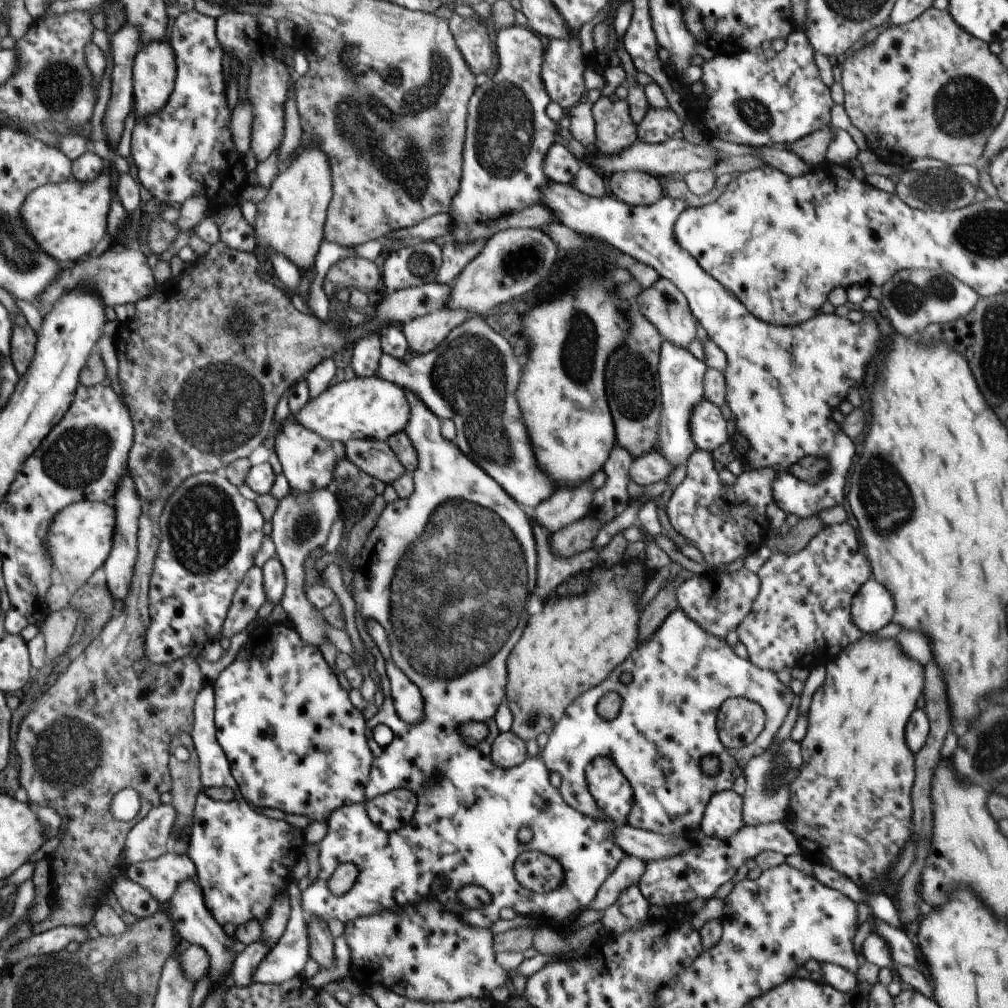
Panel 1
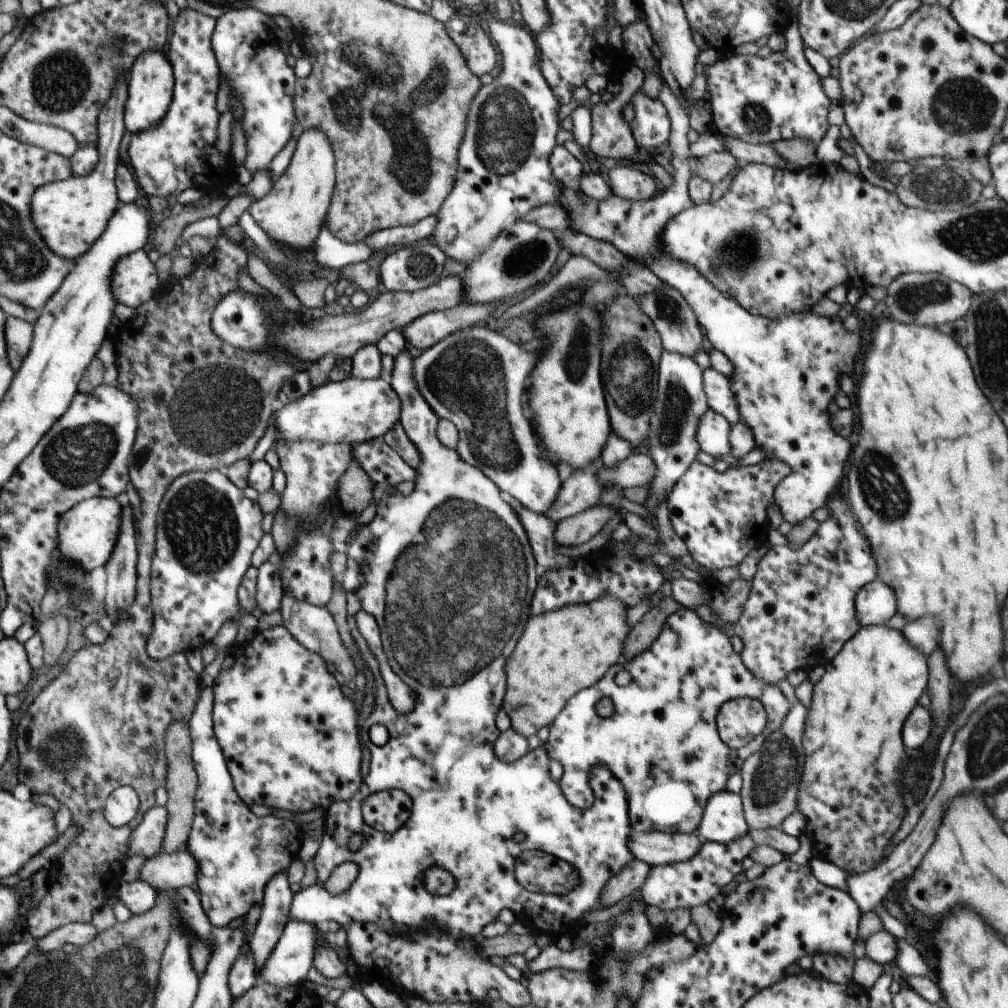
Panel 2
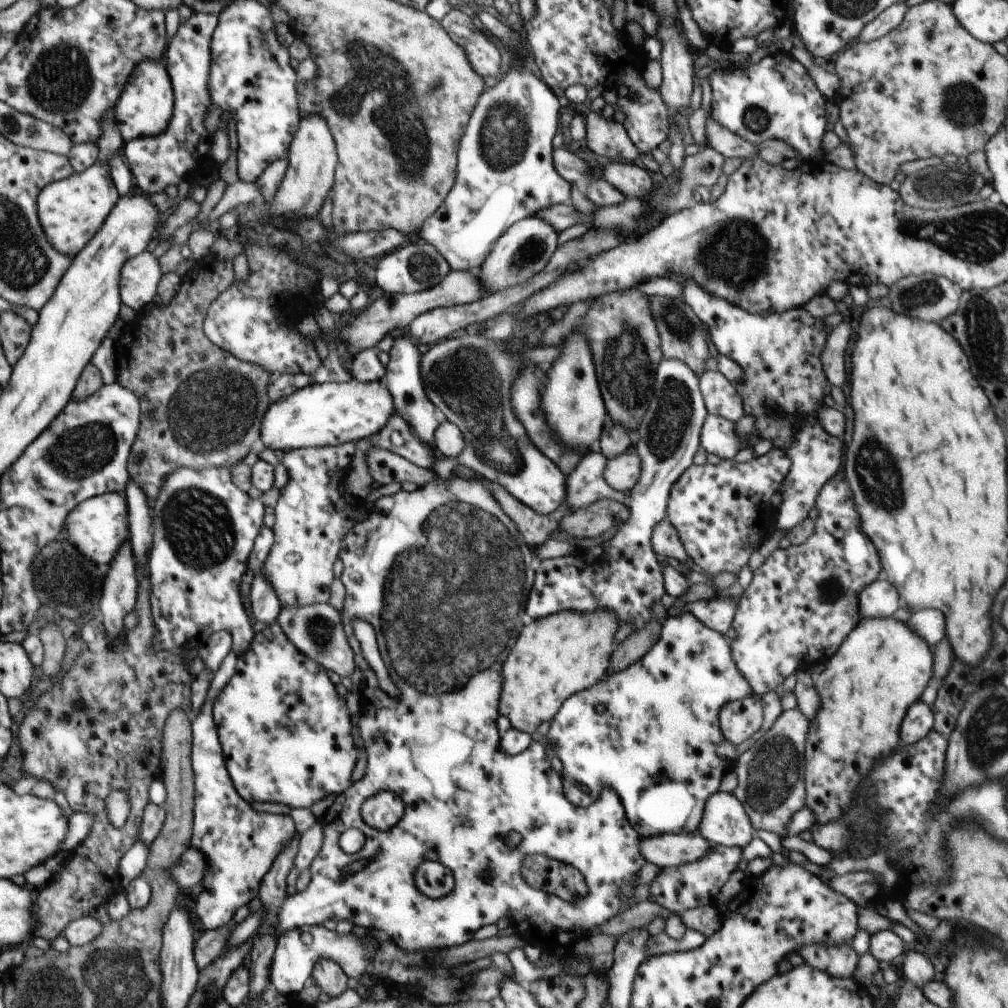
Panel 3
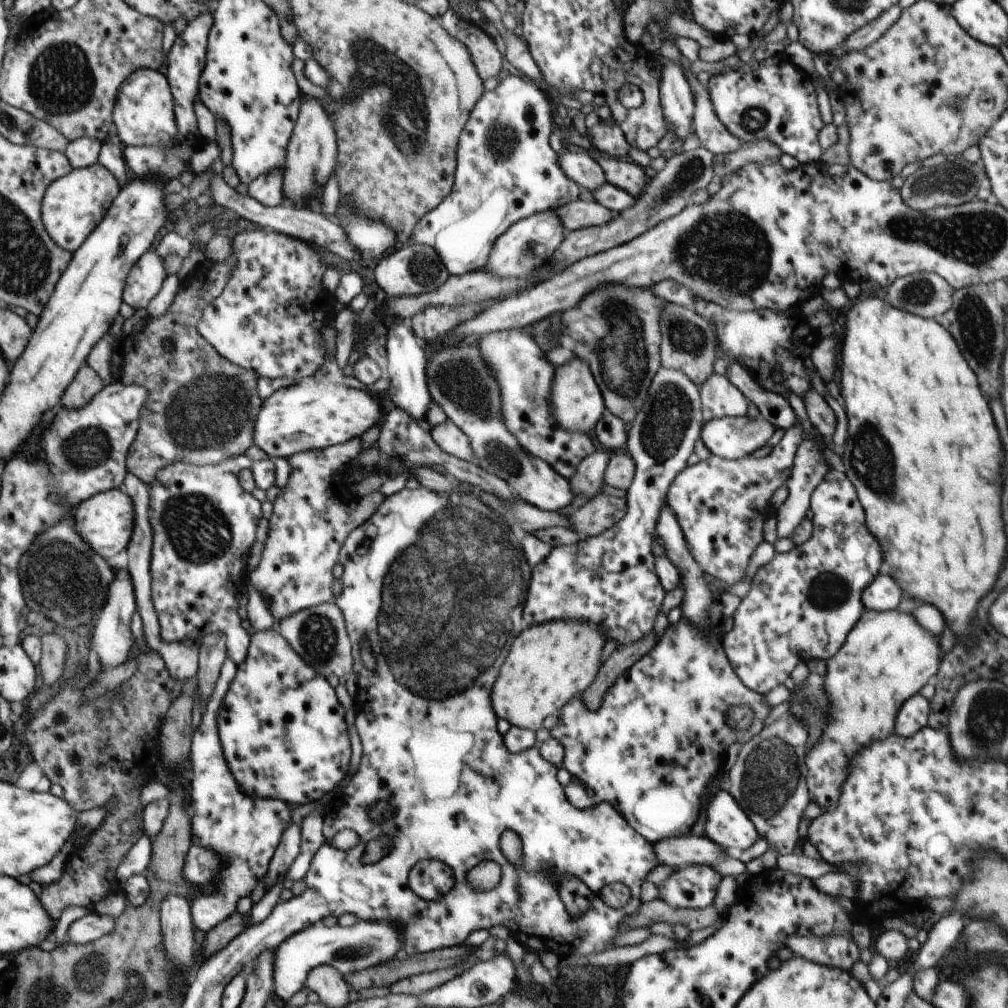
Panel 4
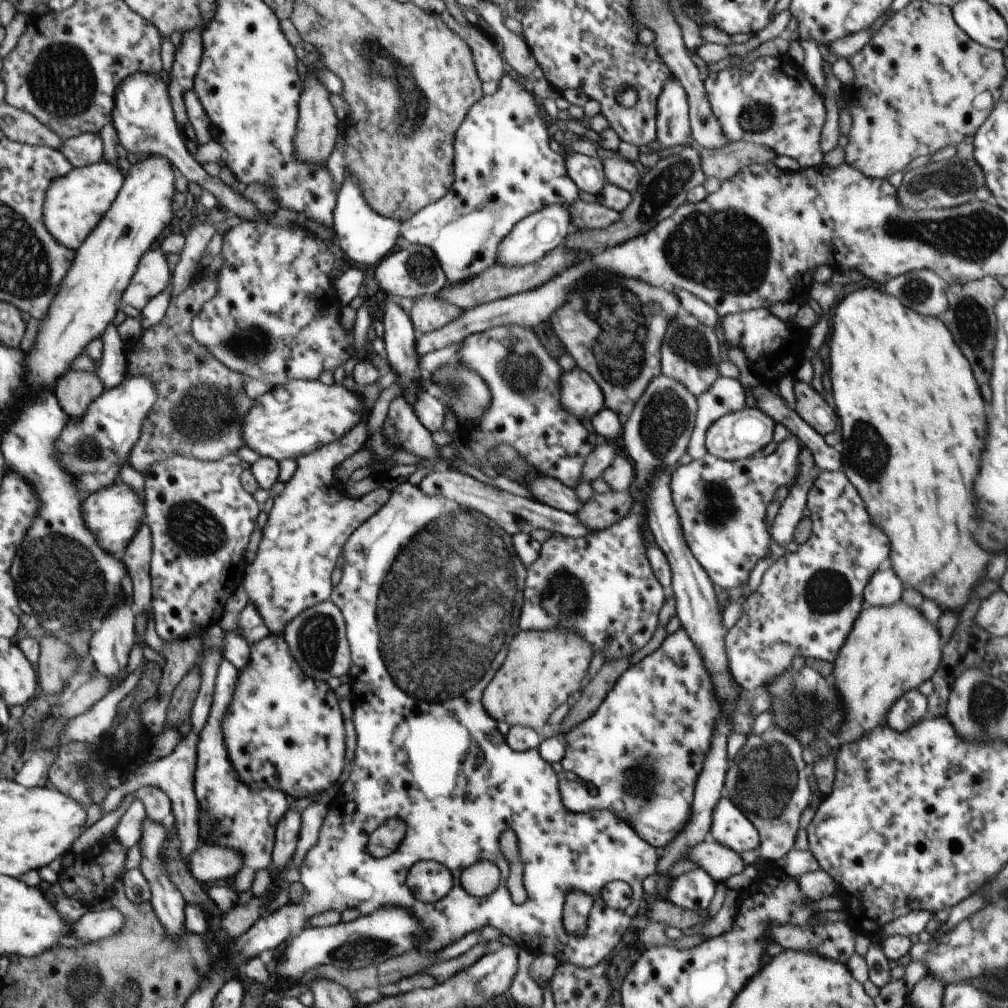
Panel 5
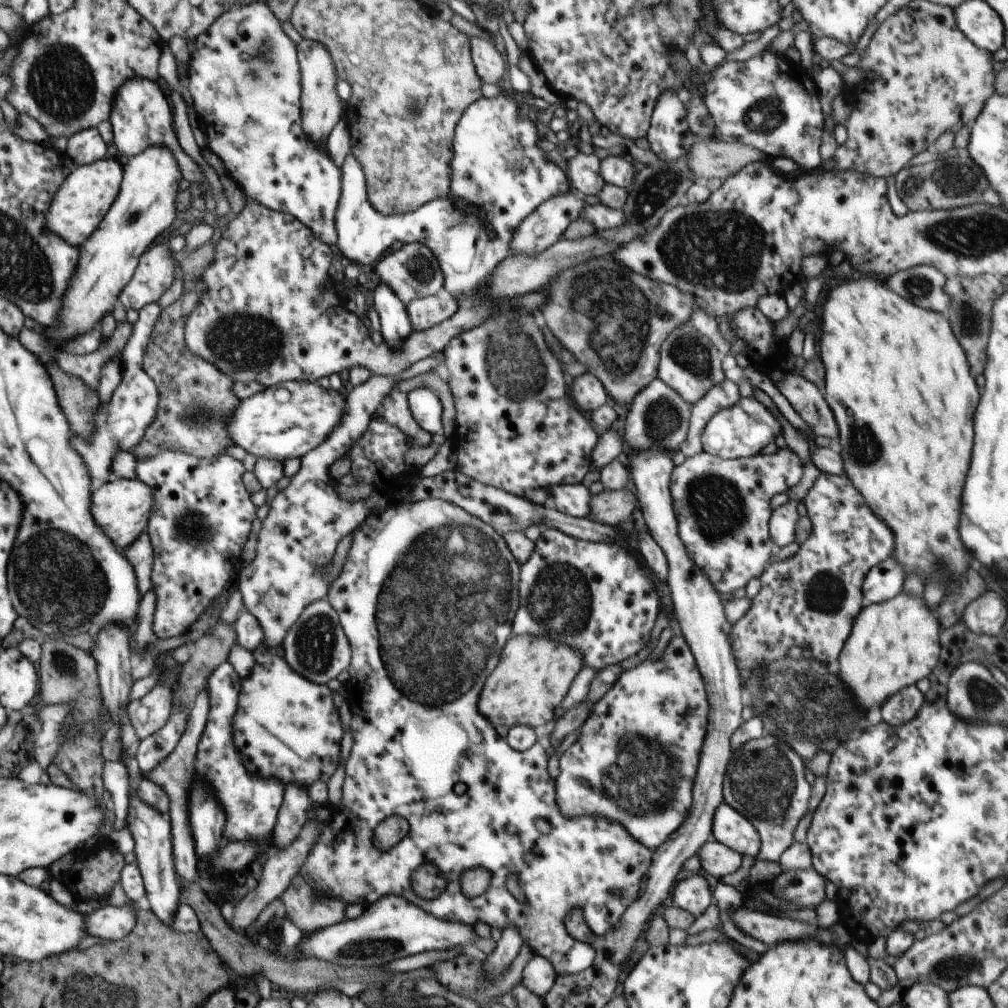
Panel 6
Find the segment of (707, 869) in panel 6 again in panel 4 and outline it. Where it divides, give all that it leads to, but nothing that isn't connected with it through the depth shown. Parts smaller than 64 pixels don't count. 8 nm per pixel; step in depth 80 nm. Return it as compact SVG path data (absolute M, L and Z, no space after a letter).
M690 833L681 837L668 837L660 839L653 844L653 851L657 861L662 865L666 864L669 867L687 867L693 864L708 865L714 867L723 878L726 875L738 876L746 871L745 864L738 859L734 859L725 853L714 841L702 835Z

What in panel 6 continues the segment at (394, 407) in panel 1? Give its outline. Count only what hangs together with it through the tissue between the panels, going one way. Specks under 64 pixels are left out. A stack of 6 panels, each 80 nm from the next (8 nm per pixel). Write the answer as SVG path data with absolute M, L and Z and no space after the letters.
M287 381L281 386L291 394L288 402L278 401L272 387L240 400L232 418L226 422L226 434L232 438L234 445L243 448L249 455L283 463L292 458L301 460L302 456L326 440L344 414L346 399L339 391L326 390L318 383Z

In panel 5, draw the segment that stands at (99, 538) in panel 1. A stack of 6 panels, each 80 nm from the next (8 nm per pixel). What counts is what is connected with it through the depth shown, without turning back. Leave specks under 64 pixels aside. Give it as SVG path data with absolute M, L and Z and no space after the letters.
M122 482L106 486L106 489L98 490L86 498L86 522L90 522L90 530L102 538L102 547L106 546L110 554L122 554L129 547L128 542L132 542L141 529L147 513L147 499L143 495L138 496L128 483Z

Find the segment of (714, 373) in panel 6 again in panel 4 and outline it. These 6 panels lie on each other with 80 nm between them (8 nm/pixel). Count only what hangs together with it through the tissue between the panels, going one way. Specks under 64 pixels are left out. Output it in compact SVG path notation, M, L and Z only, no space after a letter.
M666 303L660 315L661 345L660 362L662 368L672 368L672 370L682 370L691 381L697 384L697 388L714 373L714 362L716 362L716 348L718 338L713 324L699 316L691 308L673 303Z

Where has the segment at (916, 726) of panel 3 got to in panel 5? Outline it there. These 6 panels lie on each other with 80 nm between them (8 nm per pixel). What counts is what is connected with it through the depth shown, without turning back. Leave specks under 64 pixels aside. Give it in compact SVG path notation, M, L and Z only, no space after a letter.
M911 689L892 706L892 710L886 712L885 723L897 732L904 732L918 725L925 717L927 717L927 697L918 689Z

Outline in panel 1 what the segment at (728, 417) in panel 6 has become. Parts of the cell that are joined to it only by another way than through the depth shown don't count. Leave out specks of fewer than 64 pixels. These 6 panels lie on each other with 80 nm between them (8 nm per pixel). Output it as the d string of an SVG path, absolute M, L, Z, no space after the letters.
M706 399L694 408L690 419L694 444L698 449L711 453L730 441L727 426L727 419L720 412L720 408Z

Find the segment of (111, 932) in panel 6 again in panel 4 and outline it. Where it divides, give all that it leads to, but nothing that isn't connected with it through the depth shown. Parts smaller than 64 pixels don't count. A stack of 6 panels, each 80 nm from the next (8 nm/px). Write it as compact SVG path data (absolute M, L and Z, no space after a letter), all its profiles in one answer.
M92 910L87 916L70 924L67 935L69 943L86 945L110 934L115 926L116 918Z

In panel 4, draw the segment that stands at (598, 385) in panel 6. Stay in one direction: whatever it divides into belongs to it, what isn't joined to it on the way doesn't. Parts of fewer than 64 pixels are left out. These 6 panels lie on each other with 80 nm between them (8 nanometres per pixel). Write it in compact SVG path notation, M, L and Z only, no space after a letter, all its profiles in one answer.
M574 356L570 362L556 368L549 396L549 407L555 421L564 430L569 430L571 433L594 434L596 423L602 418L606 405L598 383L584 360Z

